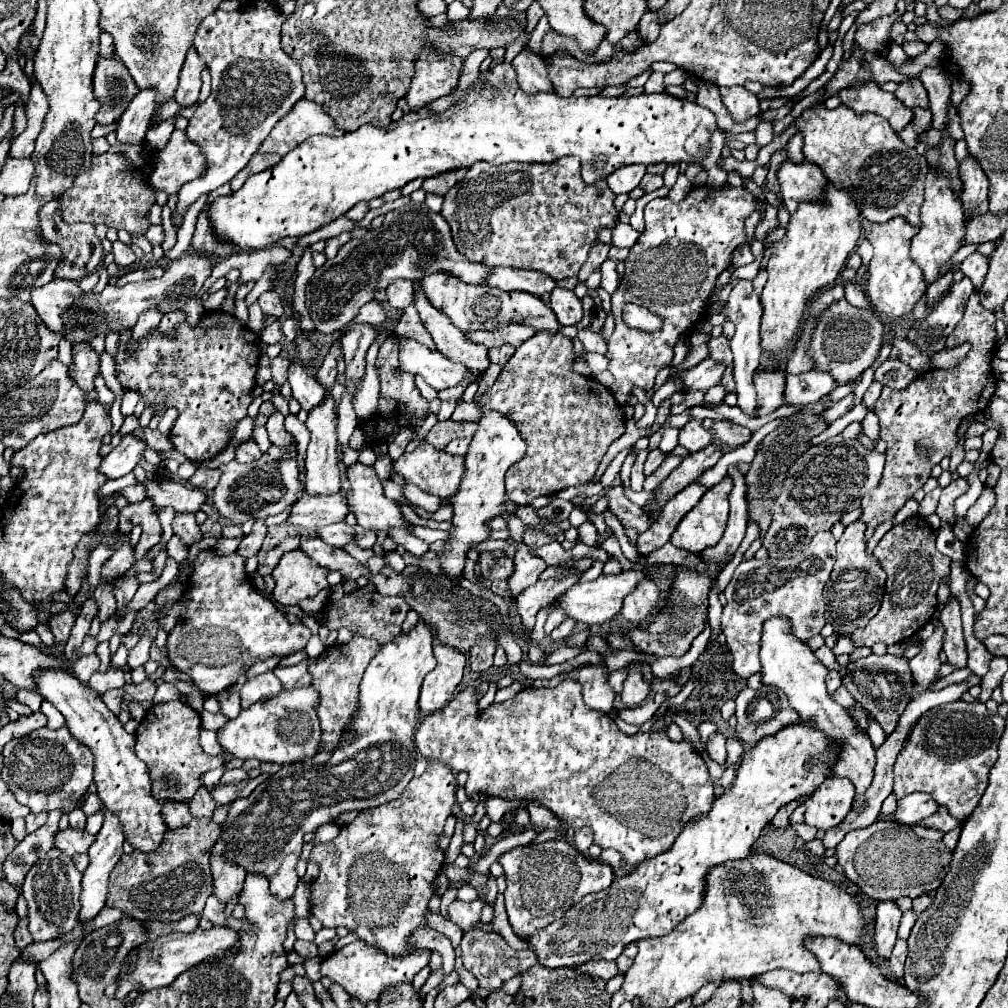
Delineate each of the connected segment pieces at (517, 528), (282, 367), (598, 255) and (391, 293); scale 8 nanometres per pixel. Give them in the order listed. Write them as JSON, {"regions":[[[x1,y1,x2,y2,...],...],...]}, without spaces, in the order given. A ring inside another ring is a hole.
{"regions":[[[504,514,502,517,508,522,510,537,517,542,523,542,525,524,515,514]],[[286,350,280,352,280,356,274,358,274,360,270,360,268,356,260,356,260,366,270,366,272,368,272,382,276,386,286,384,286,368,290,366,290,360,288,360]],[[596,242,588,254,588,260,584,262,584,266,580,268,580,274,578,274,578,280,586,280,592,270,596,270,606,258,608,258,608,252,610,252,610,246,612,244,604,244,604,242]],[[396,280,388,288,388,304,396,310,406,310,412,304,412,282,410,280]]]}

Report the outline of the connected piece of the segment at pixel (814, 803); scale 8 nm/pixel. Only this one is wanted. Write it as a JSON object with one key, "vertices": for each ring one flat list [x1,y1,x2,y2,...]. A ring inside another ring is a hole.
{"vertices":[[830,776,814,790,814,794,806,798,804,822,820,830,834,828,852,810,852,802,854,802,854,784,846,778]]}

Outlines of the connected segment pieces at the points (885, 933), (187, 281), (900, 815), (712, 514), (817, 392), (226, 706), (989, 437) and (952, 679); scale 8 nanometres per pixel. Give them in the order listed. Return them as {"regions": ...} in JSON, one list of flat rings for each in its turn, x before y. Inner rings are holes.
{"regions":[[[896,900,878,902,878,908,876,908,876,924,874,924,876,926,874,944,876,944,878,956,884,958,884,960,890,958,890,952,894,948,900,918,902,918,902,910,898,908]],[[184,256,174,260,162,278,146,280,138,284,126,284,126,286,114,286,108,284,100,294,96,292,82,292,78,282,72,280,52,280,46,286,40,286,32,290,32,304,46,324,50,332,62,334,68,342,88,342,96,336,106,336,108,332,124,332,130,330,142,312,146,312,150,306,170,312,170,310,182,310,184,304,198,294,204,280,210,276,212,264,206,256]],[[914,792,914,794,908,794,908,796,904,796,902,800,898,800,898,808,896,808,896,812,892,814,892,818,894,818,894,822,898,822,898,824,914,826,914,824,918,824,922,818,928,818,930,814,934,814,936,808,938,808,938,804,936,804,928,794]],[[730,476,714,484,700,498,698,506,694,506,694,510,690,510,690,514,682,518,670,542,690,552,698,552,706,546,714,546,726,530,728,496,732,488,734,488,734,482]],[[810,370,810,372,798,374,798,376,788,374,784,404,788,404,788,406,812,404,812,402,820,400,822,396,830,394,836,386,838,386,838,382,834,382,834,378,830,378,830,374,820,372,820,370]],[[230,688,230,690,228,690,228,696,226,696,224,700,220,700,220,706,222,706,222,714,228,716,228,718,236,718,236,716,242,712,240,698,238,698,236,688]],[[990,428,988,429,982,436,982,448,981,451,985,452,987,454,990,454,995,443,996,440,999,436,999,432,996,429]],[[968,667,964,669,956,669,951,674,938,679,936,681,936,684,932,686,932,690,940,690,942,688,945,688,946,686,949,686,950,684,960,683,967,679,971,674,972,672]]]}

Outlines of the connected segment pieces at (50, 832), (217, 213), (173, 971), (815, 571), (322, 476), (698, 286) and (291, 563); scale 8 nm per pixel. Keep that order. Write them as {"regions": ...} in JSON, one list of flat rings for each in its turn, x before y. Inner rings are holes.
{"regions":[[[54,810,48,814,48,822,38,828,36,832,28,834,16,848,14,852,8,854,6,862,4,862,4,876,6,882,10,882,12,886,16,886,22,892,22,882,26,878,26,874,30,872,30,868,36,864,36,860,40,856,44,856,50,848,52,848,52,840,54,840,54,830,58,830,58,820,60,820,60,810]],[[498,64,486,74,480,74,476,88,460,98,452,108,434,114,428,108,408,112,400,122,386,130,362,126,344,136,312,136,290,150,282,160,260,174,250,176,244,186,230,196,216,198,208,210,208,222,218,242,232,242,240,250,258,250,286,236,302,236,346,214,354,204,372,200,388,190,402,188,414,178,436,176,454,168,472,166,478,160,490,164,506,162,554,162,562,156,578,156,582,162,582,180,594,184,608,178,614,170,628,164,702,164,710,150,710,138,718,130,716,116,696,102,662,94,618,96,618,98,560,98,556,94,528,96,518,88,516,72,510,64]],[[212,926,210,930,196,928,194,932,188,932,188,934,174,932,164,938,144,942,140,946,140,958,136,962,136,970,128,972,126,978,120,982,116,998,124,998,124,996,128,996,130,990,138,990,138,988,152,990,152,988,170,986,170,982,174,982,182,972,190,970,192,966,198,966,204,960,224,956,226,952,234,950,238,946,238,942,240,942,240,934,228,926]],[[818,532,810,546,794,558,768,558,768,560,744,560,736,568,724,594,728,604,722,612,722,630,726,634,726,644,734,656,734,672,740,678,748,678,760,672,760,632,762,620,770,616,788,616,792,620,792,632,798,640,806,642,810,636,818,634,824,620,824,598,822,590,830,578,834,566,836,540,830,532]],[[328,392,322,400,322,406,308,412,306,426,310,430,310,444,306,450,306,492,312,496,318,494,336,494,340,492,340,458,338,458,338,438,336,438,338,414,334,410,334,398]],[[730,184,724,188,694,188,682,202,656,198,646,204,646,228,638,242,630,248,624,278,618,290,612,294,612,314,616,328,608,340,608,370,616,378,610,390,614,392,614,398,620,406,626,404,632,386,652,390,658,370,672,366,672,348,676,340,704,316,714,280,722,270,728,268,732,250,746,240,744,222,754,210,756,196,746,192,746,188,734,188],[626,302,646,306,654,314,662,316,662,330,644,334,624,326,622,306]],[[300,548,292,550,292,552,286,552,280,558,274,572,272,572,272,576,276,580,276,588,274,588,272,594,284,606,298,606,302,600,314,598,320,590,328,588,328,580,326,580,328,572,330,572,328,568,322,568,322,566,318,566,318,564,309,560,308,556]]]}

